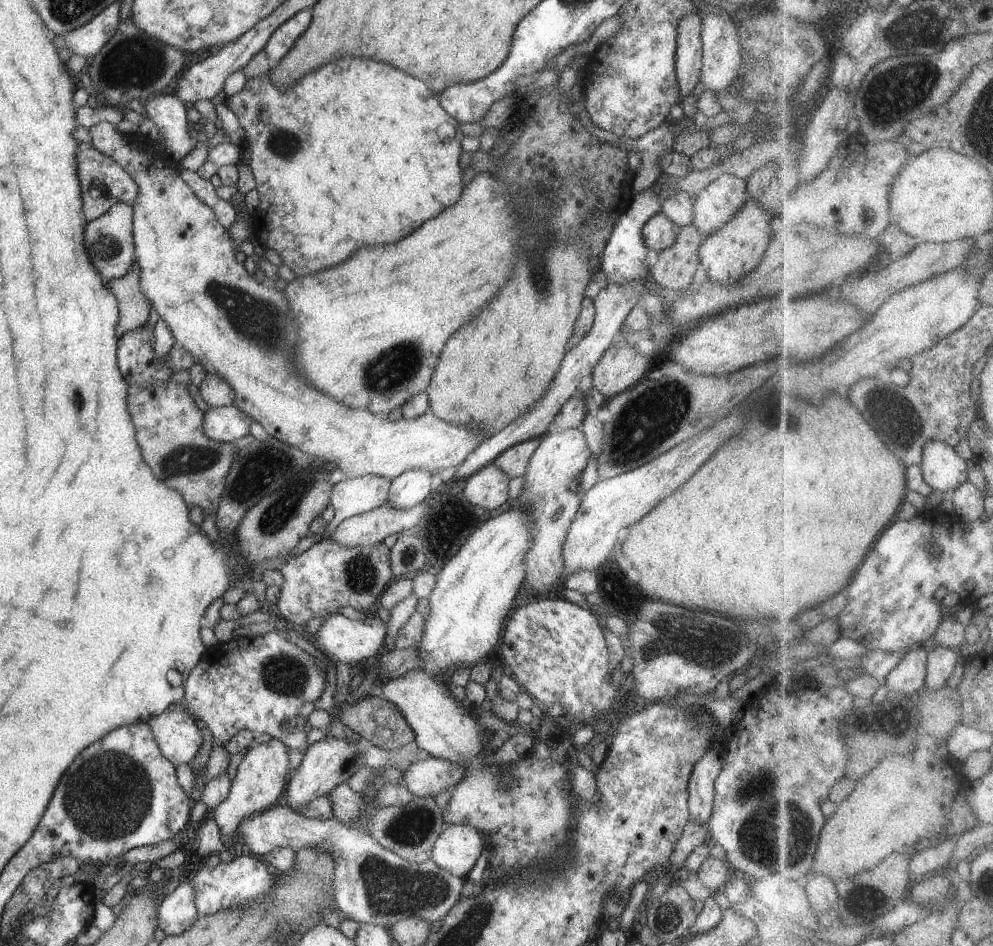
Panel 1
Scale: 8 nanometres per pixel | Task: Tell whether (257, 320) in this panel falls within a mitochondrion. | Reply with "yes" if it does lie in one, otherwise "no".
yes

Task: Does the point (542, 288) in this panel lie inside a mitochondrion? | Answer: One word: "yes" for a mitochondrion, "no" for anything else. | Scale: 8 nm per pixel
yes

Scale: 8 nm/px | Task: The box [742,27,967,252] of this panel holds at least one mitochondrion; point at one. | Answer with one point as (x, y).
(915, 83)

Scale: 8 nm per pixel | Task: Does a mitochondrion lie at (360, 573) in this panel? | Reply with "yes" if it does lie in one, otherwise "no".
yes

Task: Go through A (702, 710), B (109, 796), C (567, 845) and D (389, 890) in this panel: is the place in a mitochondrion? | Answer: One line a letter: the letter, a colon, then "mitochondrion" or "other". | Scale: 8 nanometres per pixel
A: other
B: mitochondrion
C: other
D: mitochondrion

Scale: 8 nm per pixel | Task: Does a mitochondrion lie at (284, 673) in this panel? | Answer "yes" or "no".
yes

